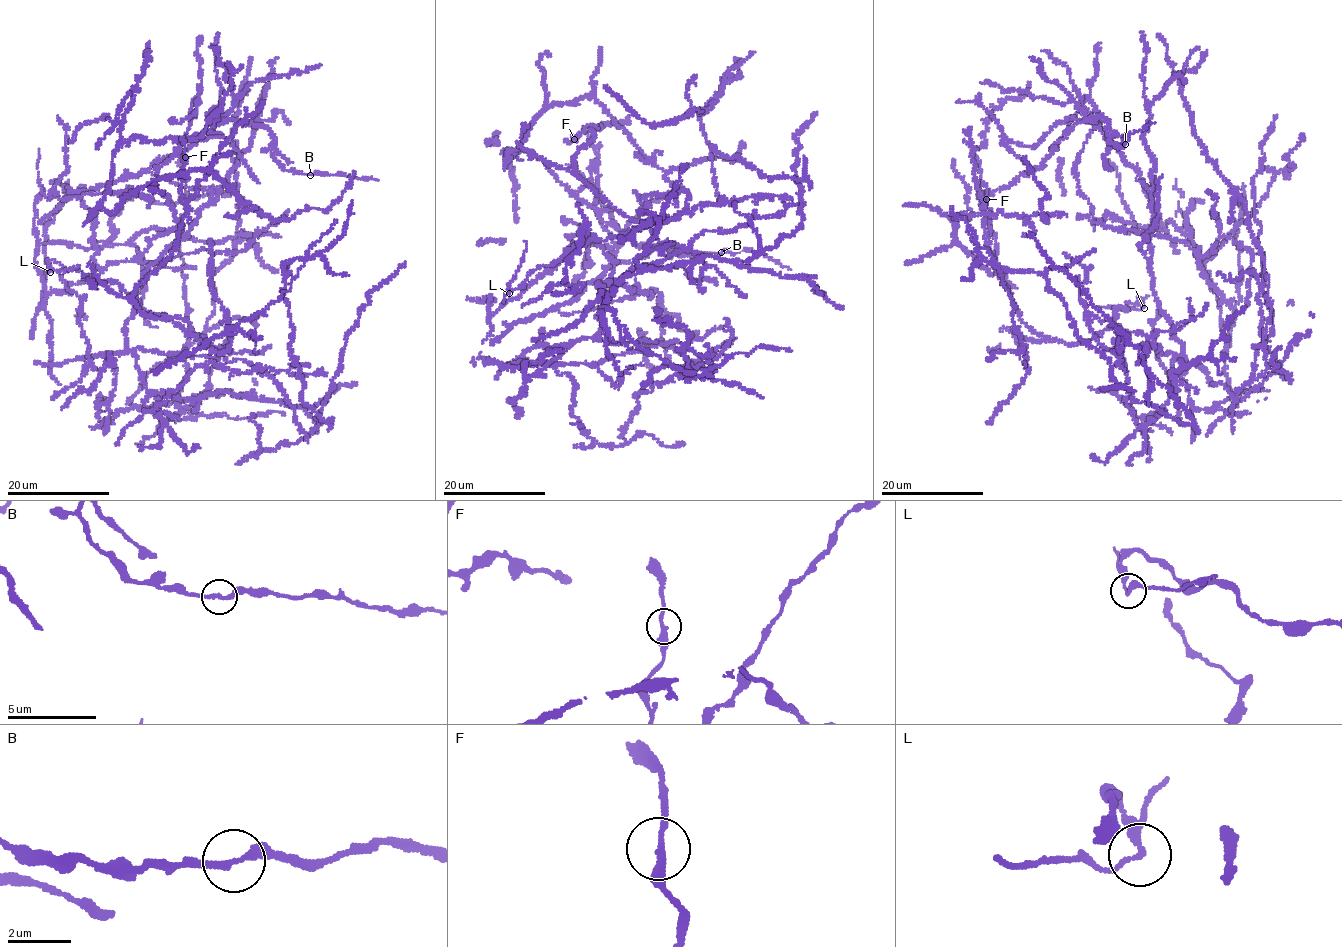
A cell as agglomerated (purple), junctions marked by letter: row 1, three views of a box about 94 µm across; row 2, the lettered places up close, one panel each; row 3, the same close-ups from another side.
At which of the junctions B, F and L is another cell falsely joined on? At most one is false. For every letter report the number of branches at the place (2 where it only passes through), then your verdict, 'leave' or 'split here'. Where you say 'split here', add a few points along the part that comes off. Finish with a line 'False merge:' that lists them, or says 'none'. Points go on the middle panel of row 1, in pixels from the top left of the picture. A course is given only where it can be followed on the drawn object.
B: 2 branches meet; leave
F: 2 branches meet; leave
L: 2 branches meet; leave
False merge: none

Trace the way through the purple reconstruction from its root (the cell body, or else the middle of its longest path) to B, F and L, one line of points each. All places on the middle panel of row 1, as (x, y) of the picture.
B: (644, 293), (567, 315), (556, 309), (617, 251), (594, 209), (594, 164), (575, 195), (635, 244), (720, 252)
F: (644, 293), (598, 284), (606, 299), (636, 266), (689, 249), (576, 175), (592, 128), (575, 139)
L: (644, 293), (598, 284), (606, 299), (636, 266), (689, 249), (643, 227), (575, 245), (509, 293)

